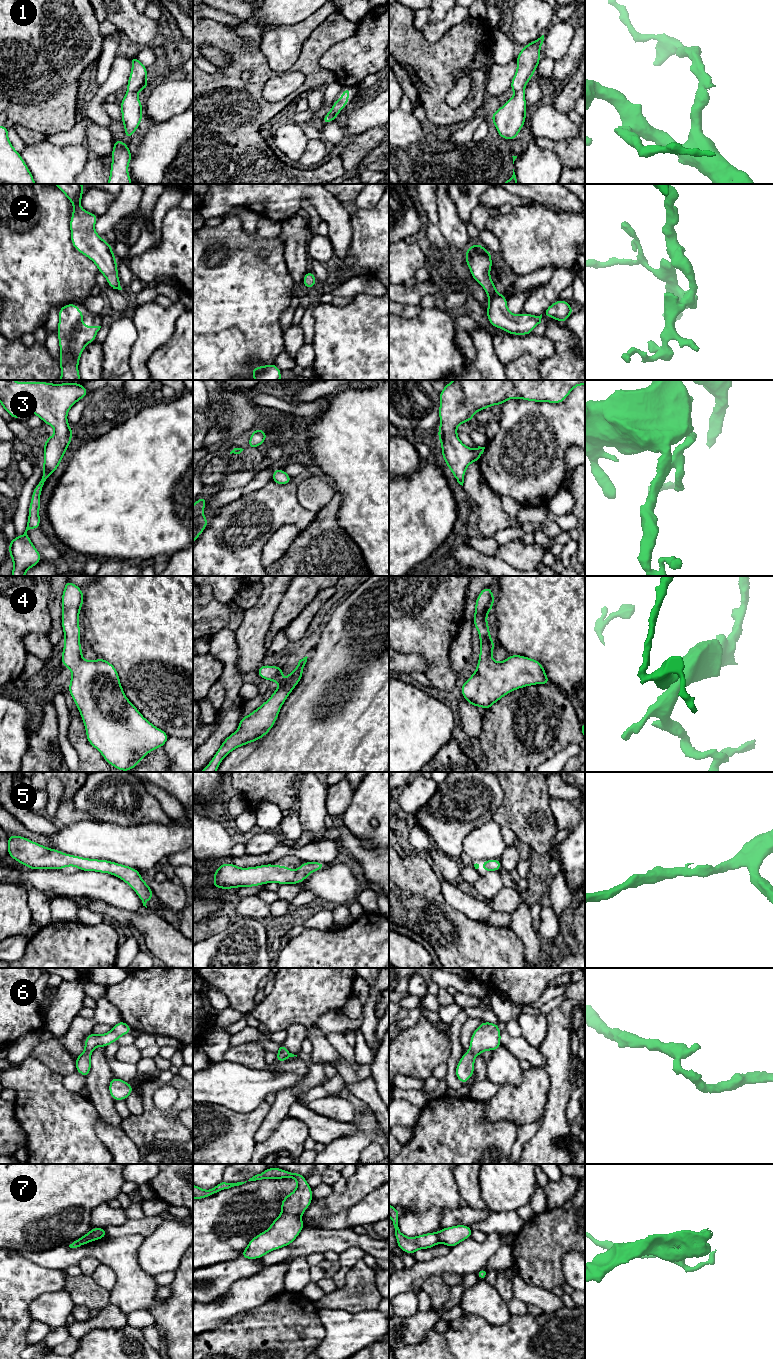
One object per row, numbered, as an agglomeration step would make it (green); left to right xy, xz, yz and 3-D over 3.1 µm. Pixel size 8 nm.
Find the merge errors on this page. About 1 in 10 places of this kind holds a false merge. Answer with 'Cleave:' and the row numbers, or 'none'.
Cleave: 7

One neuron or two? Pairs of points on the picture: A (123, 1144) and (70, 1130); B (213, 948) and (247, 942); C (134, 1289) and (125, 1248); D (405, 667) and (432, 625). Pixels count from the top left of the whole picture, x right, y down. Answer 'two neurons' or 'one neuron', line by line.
A: two neurons
B: one neuron
C: one neuron
D: two neurons

